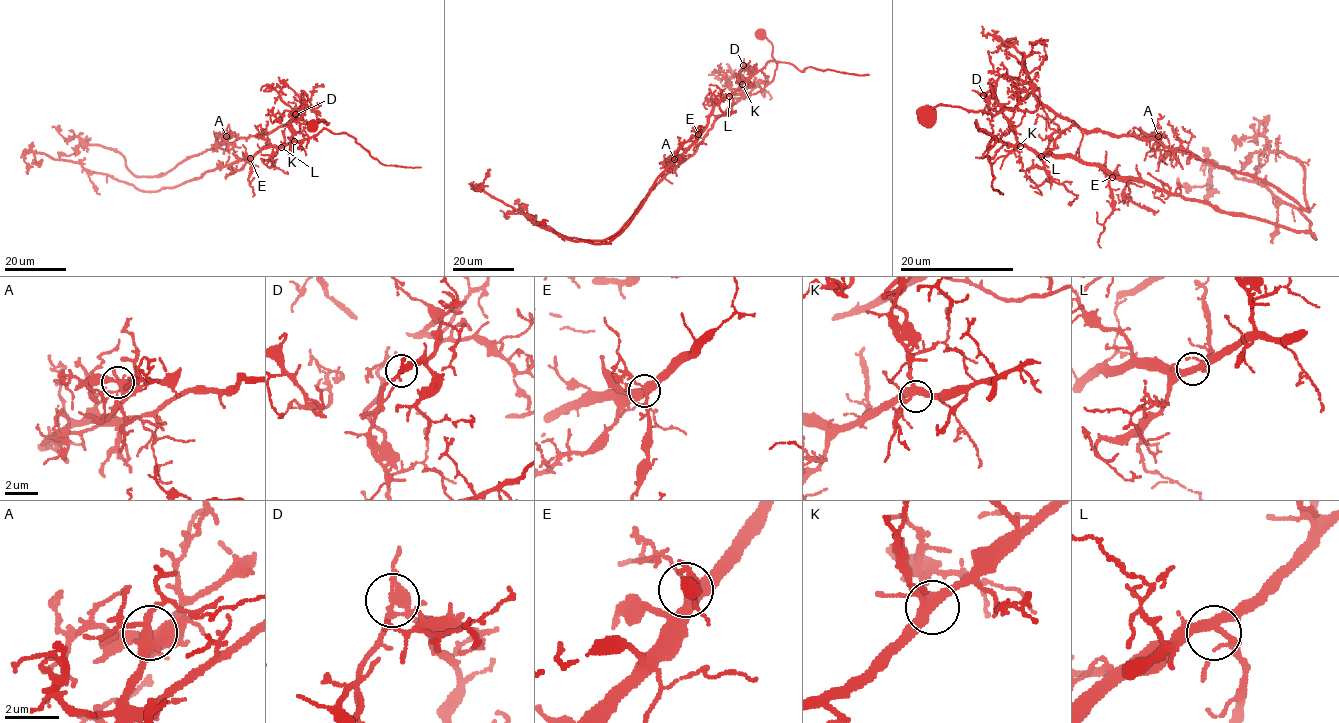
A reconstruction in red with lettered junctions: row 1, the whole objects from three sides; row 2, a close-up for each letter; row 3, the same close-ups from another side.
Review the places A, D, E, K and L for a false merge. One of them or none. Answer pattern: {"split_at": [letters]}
{"split_at": ["D"]}

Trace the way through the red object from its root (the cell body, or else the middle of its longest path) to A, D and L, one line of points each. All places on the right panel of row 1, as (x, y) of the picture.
A: (925, 116), (939, 105), (997, 115), (1034, 112), (1041, 102), (1082, 129), (1164, 147), (1153, 150), (1158, 136)
D: (925, 116), (939, 105), (993, 115), (1018, 109), (1015, 83), (1024, 82), (1000, 76), (997, 86), (983, 95)
L: (925, 116), (939, 105), (993, 115), (1018, 109), (1015, 83), (1028, 83), (1014, 109), (1011, 130), (1041, 156)

